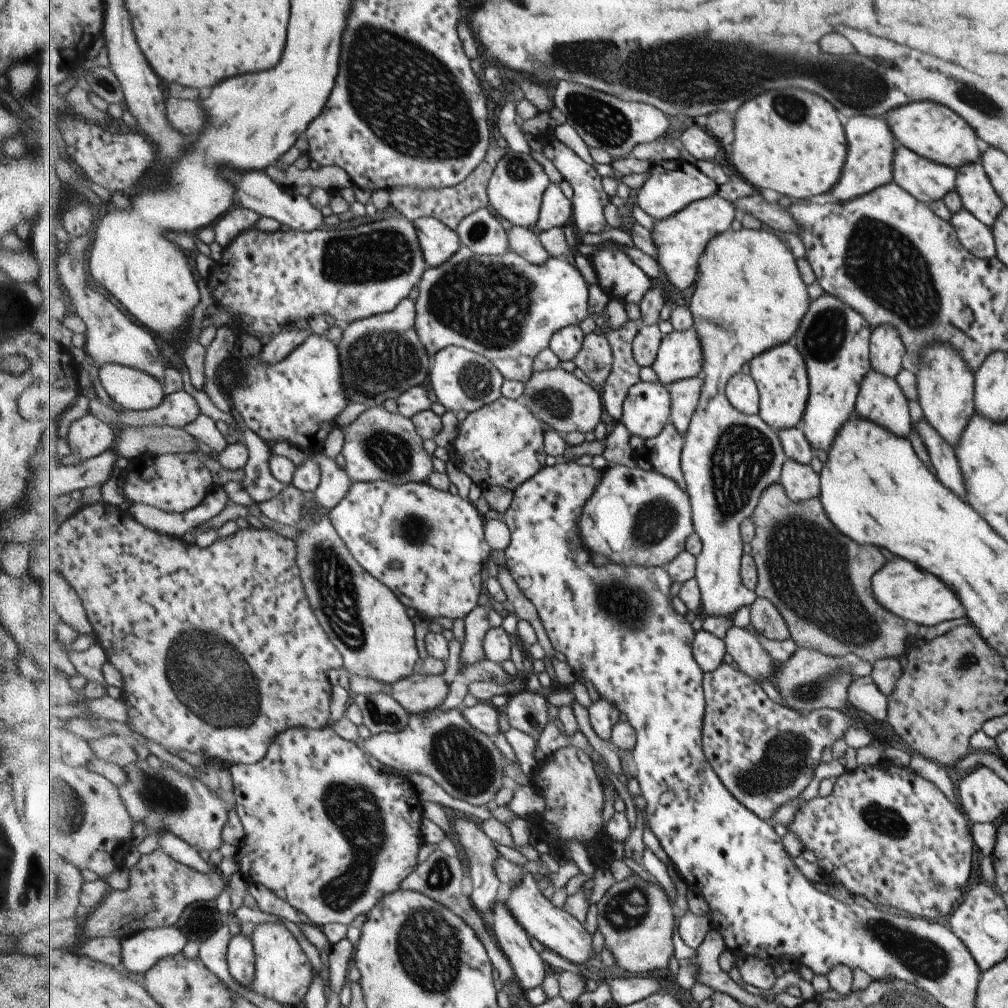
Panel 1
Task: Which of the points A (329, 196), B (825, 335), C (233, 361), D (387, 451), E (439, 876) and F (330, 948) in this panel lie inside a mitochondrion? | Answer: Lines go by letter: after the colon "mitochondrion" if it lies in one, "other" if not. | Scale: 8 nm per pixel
A: other
B: mitochondrion
C: other
D: mitochondrion
E: mitochondrion
F: other

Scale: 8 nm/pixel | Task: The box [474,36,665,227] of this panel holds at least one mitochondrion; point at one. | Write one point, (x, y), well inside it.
(601, 119)

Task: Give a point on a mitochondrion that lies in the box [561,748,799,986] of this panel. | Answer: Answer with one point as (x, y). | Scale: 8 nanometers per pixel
(625, 913)

